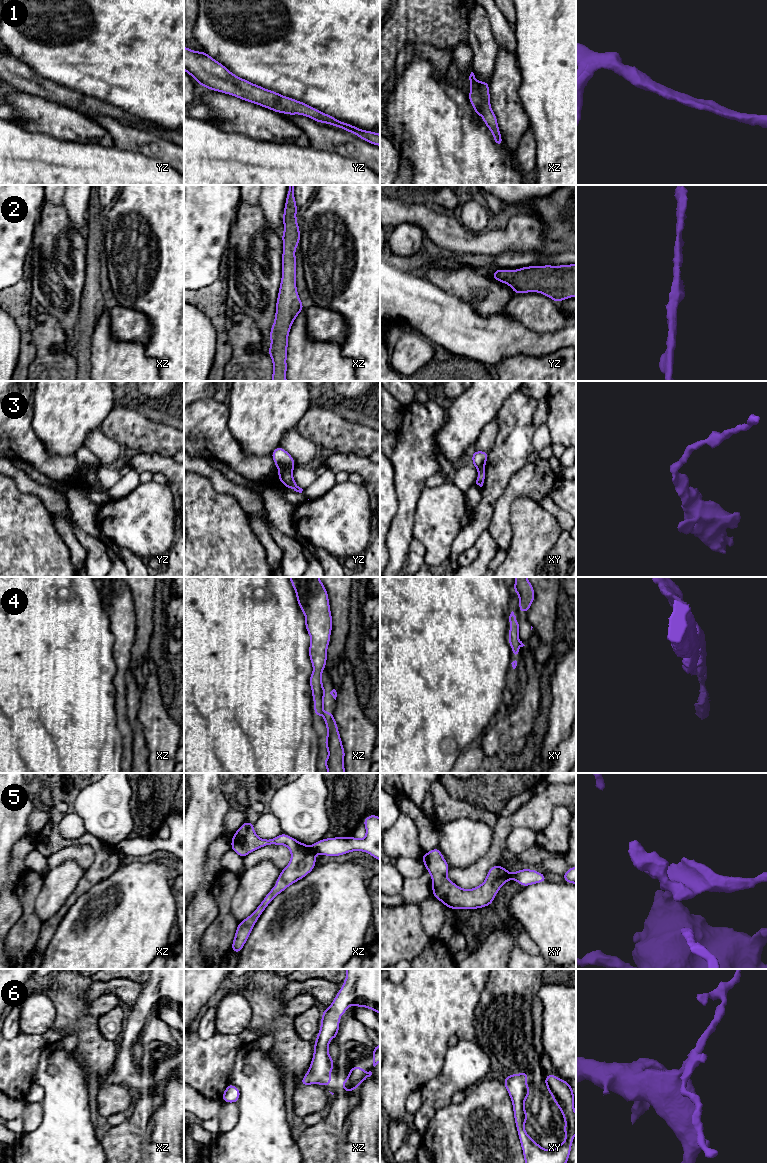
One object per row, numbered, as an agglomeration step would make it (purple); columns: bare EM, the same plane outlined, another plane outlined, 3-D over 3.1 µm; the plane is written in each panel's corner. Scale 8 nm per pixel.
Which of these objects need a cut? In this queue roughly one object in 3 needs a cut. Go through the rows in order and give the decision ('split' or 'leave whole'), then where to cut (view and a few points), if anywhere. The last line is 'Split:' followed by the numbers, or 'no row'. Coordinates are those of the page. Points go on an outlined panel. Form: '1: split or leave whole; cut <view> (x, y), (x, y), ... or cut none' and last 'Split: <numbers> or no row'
1: leave whole; cut none
2: leave whole; cut none
3: split; cut yz (293, 465), (279, 469)
4: split; cut xz (322, 701), (323, 704)
5: split; cut xz (311, 848), (315, 852)
6: leave whole; cut none
Split: 3, 4, 5

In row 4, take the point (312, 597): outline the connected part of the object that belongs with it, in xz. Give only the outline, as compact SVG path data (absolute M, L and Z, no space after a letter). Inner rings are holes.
M289 577L295 590L299 608L305 615L305 628L311 637L309 659L313 672L309 678L314 700L314 716L320 717L326 691L322 672L327 663L327 649L332 632L332 614L329 597L319 577Z

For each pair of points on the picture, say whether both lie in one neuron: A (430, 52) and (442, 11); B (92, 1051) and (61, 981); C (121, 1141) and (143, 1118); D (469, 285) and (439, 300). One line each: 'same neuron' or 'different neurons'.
A: different neurons
B: same neuron
C: same neuron
D: different neurons

